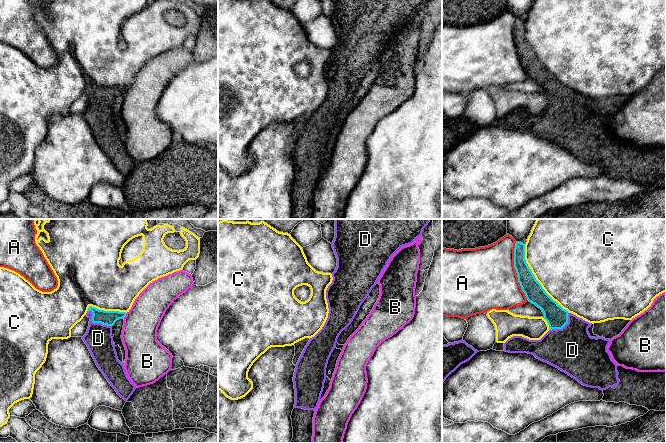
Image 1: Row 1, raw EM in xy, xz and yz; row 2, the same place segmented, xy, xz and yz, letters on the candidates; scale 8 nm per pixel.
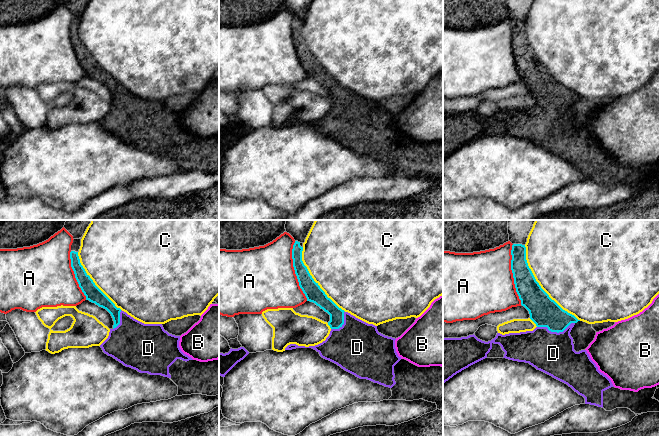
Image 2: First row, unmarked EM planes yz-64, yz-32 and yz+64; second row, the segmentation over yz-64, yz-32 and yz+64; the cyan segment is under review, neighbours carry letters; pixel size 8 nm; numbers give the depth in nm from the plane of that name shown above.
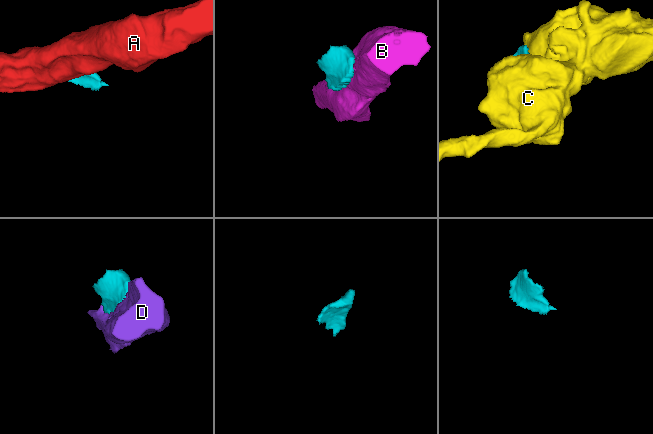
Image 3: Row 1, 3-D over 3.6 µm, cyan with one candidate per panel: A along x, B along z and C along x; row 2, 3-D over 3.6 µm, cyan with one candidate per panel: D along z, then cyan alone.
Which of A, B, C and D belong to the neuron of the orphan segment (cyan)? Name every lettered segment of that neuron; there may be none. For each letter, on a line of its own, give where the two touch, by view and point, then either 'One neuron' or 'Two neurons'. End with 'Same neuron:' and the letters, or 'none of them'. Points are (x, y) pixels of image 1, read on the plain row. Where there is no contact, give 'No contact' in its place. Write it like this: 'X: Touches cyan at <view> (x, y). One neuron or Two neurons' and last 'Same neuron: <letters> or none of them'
A: Touches cyan at yz (516, 47). Two neurons
B: Touches cyan at xy (125, 91). Two neurons
C: Touches cyan at yz (536, 56). Two neurons
D: Touches cyan at xy (96, 98). One neuron
Same neuron: D

